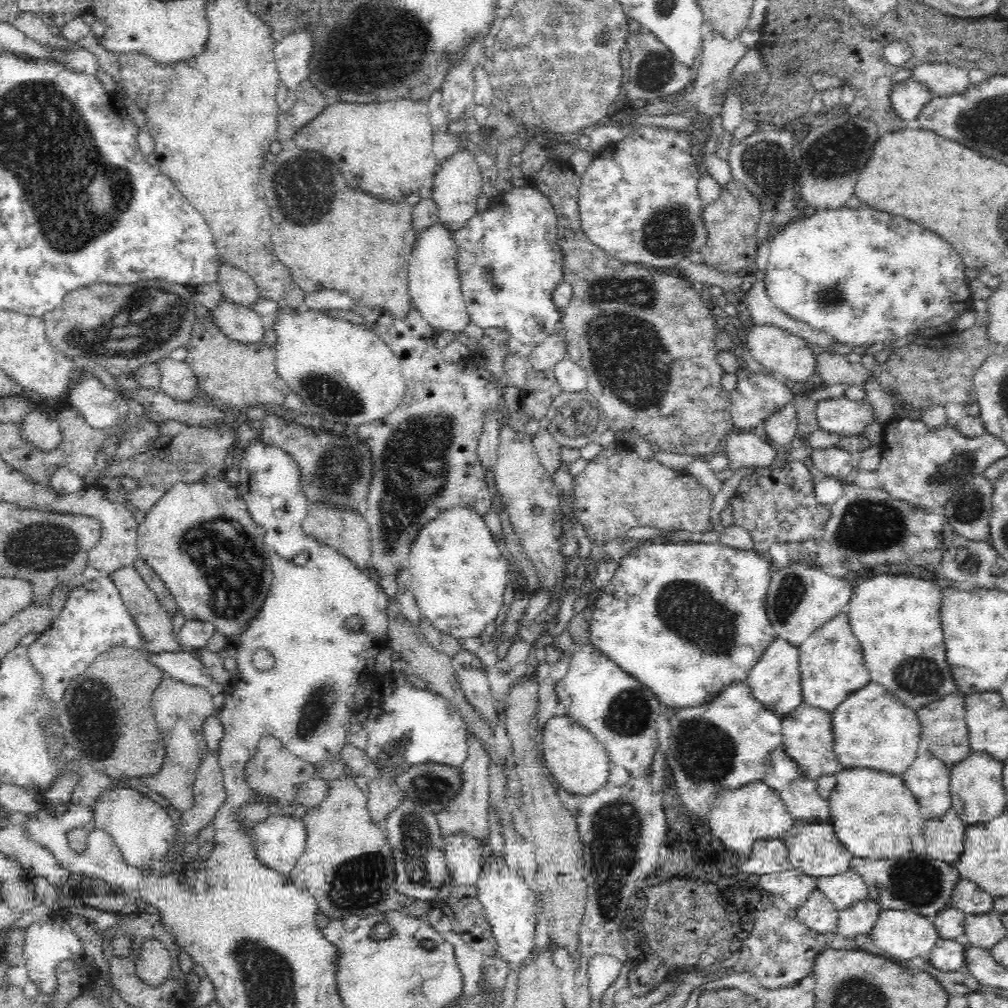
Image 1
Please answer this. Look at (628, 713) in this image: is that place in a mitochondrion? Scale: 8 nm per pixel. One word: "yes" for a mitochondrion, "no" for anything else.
yes

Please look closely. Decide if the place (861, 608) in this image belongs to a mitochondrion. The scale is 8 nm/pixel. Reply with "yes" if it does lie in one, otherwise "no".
no

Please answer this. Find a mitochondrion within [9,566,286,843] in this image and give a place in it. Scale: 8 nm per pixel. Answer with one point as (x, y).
(85, 693)

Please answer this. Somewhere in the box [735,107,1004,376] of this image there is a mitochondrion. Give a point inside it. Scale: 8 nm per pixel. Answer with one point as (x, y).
(846, 151)

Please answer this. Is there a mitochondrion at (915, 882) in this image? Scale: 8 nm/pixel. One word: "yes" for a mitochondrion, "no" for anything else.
yes

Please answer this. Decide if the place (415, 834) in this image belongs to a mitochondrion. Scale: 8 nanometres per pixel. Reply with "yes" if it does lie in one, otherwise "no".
yes

